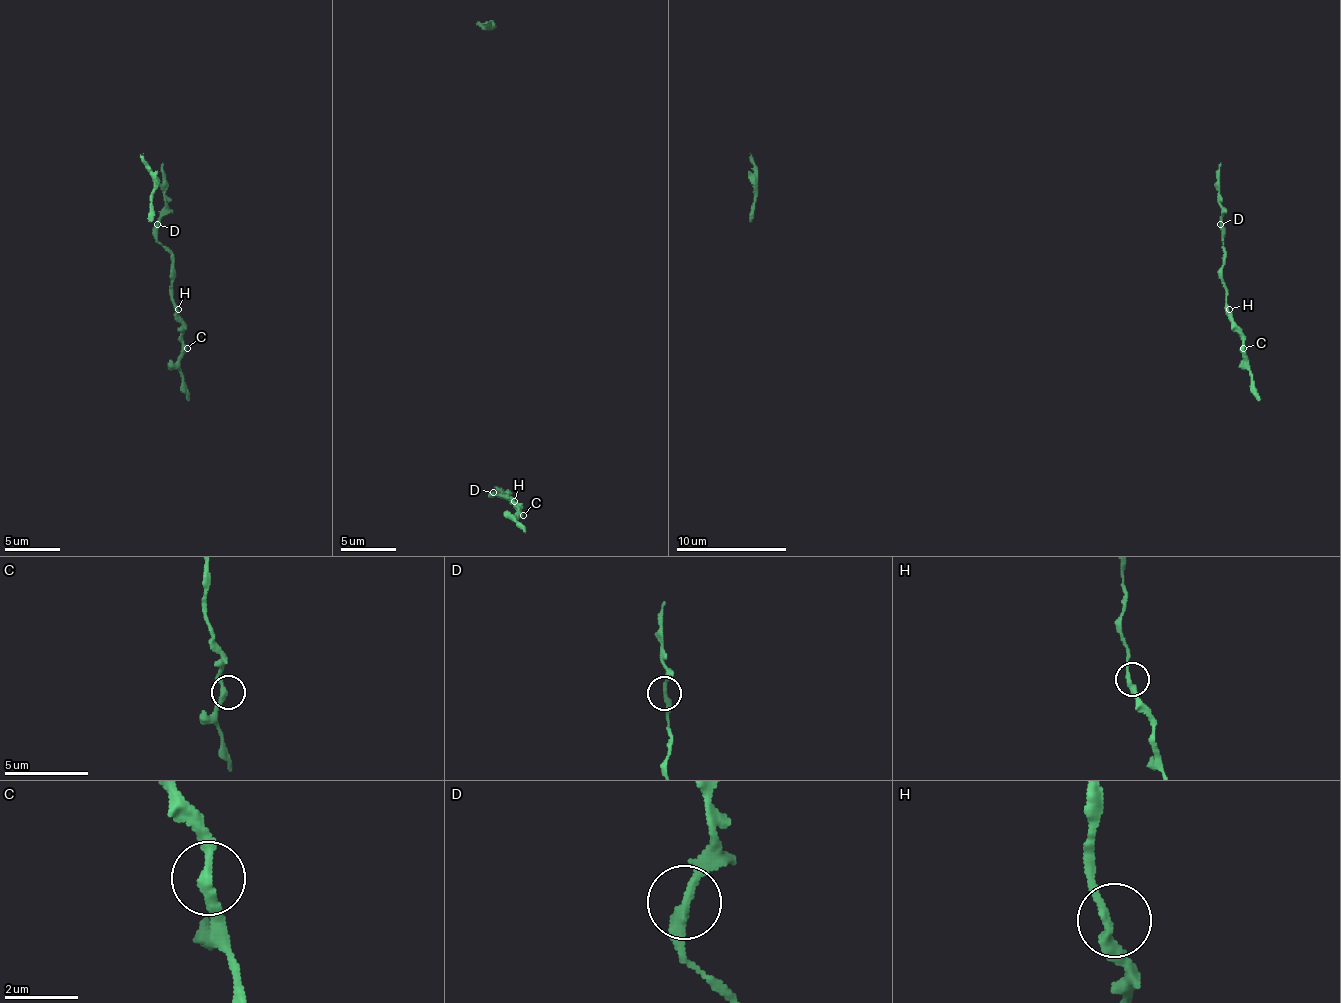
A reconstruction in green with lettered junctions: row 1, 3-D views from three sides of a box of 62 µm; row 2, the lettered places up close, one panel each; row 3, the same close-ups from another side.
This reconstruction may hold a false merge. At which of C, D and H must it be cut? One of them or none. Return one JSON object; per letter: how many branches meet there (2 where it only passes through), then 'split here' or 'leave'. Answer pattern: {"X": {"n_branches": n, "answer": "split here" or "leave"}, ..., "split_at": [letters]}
{"C": {"n_branches": 2, "answer": "leave"}, "D": {"n_branches": 2, "answer": "leave"}, "H": {"n_branches": 2, "answer": "leave"}, "split_at": []}

